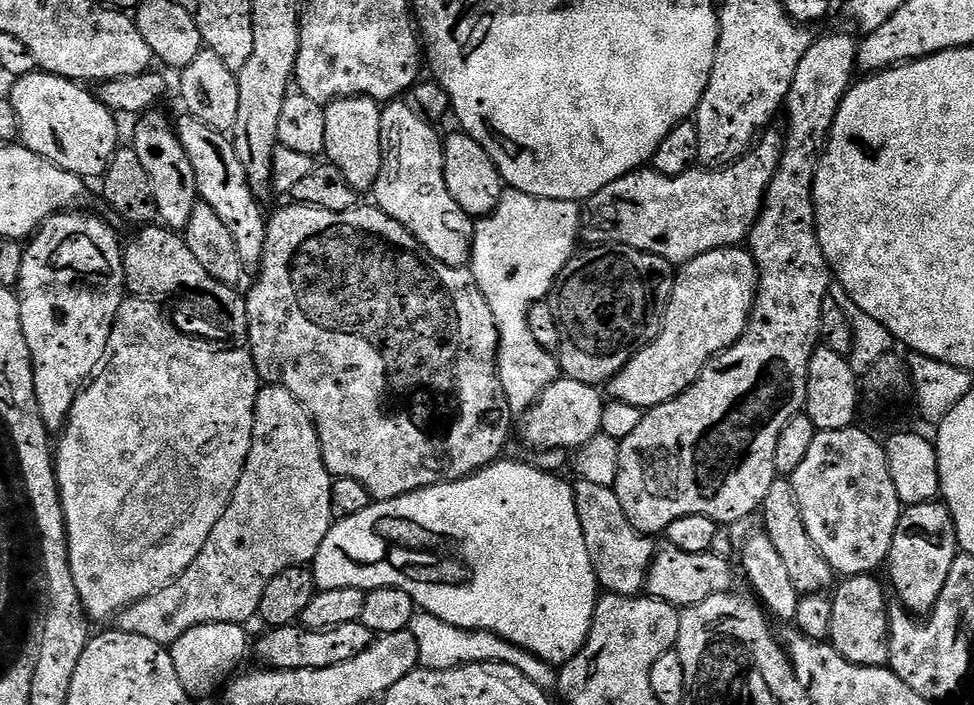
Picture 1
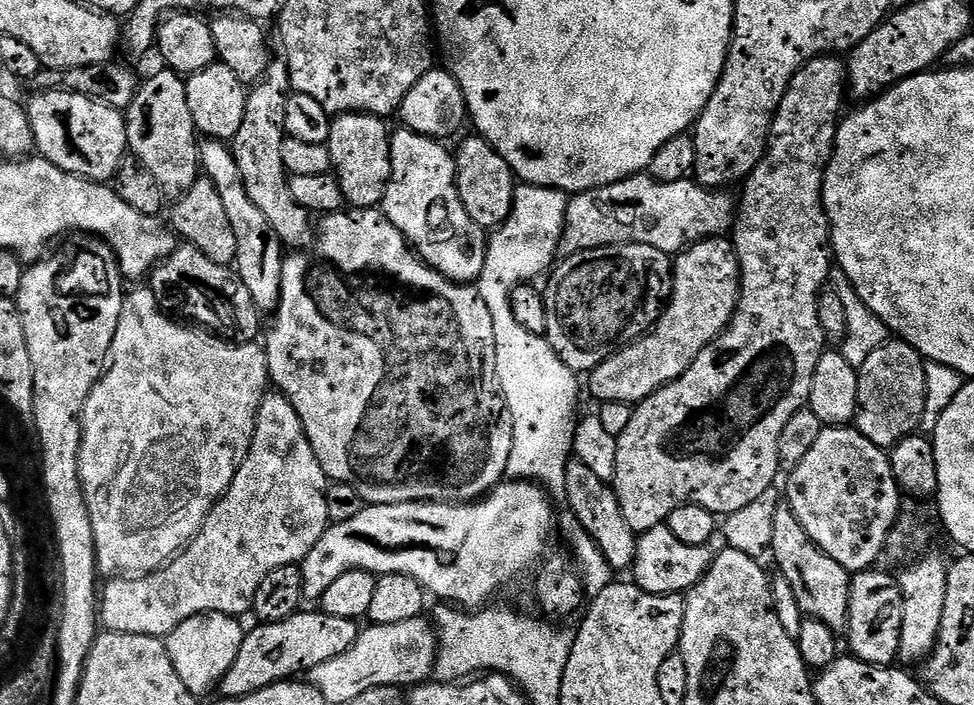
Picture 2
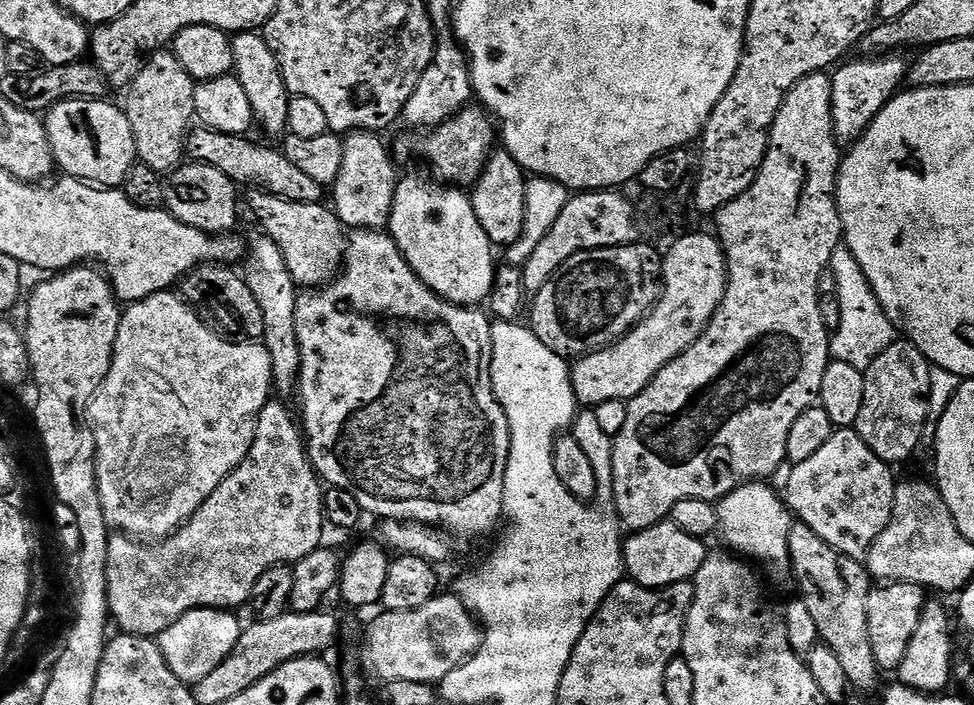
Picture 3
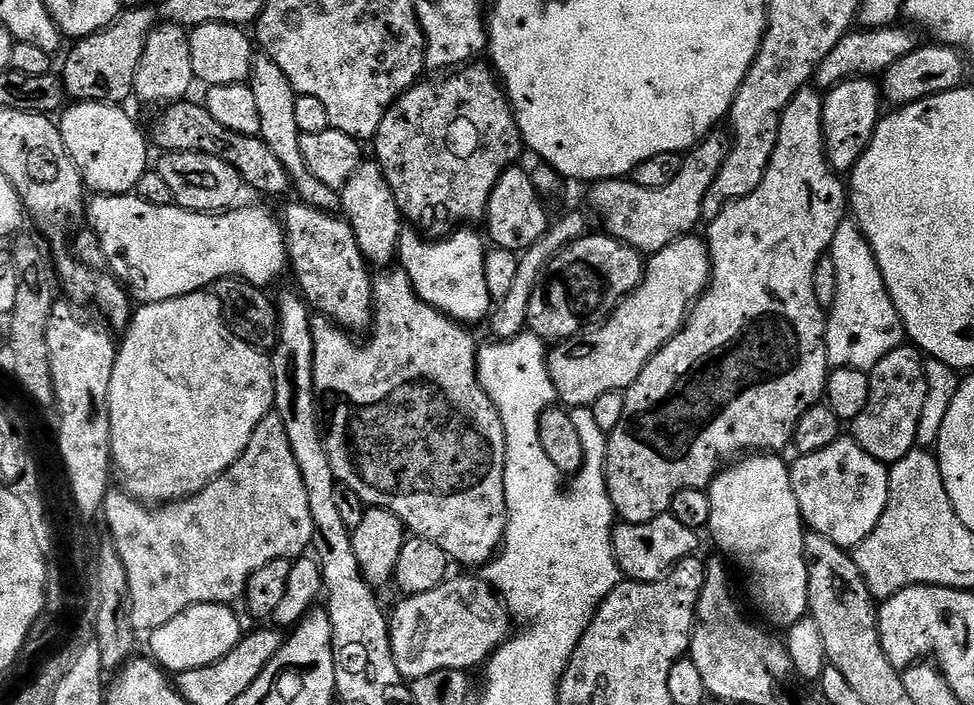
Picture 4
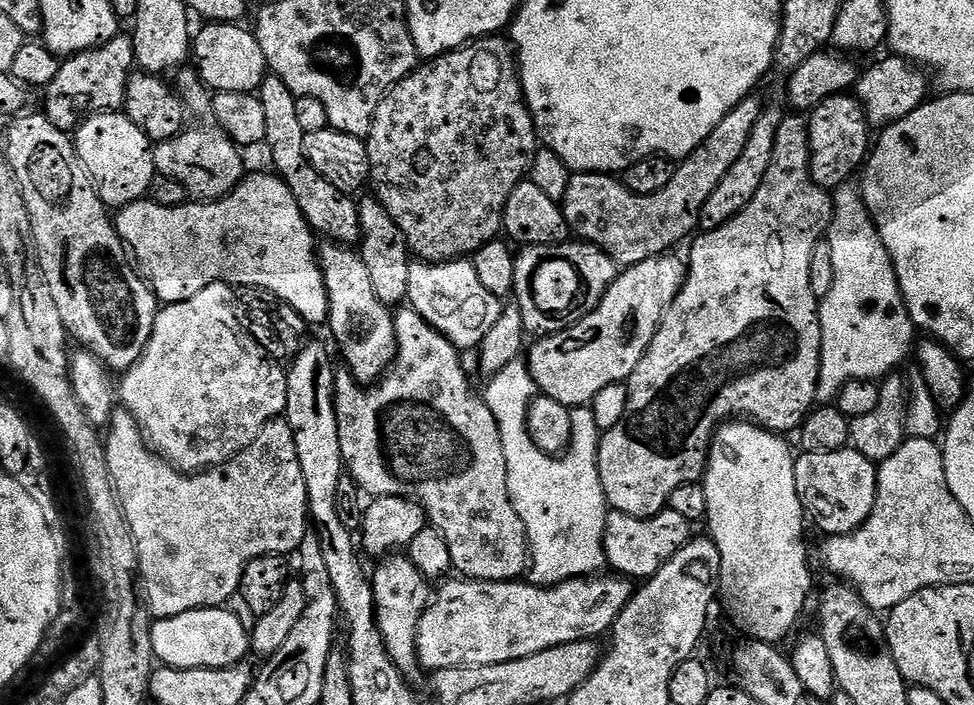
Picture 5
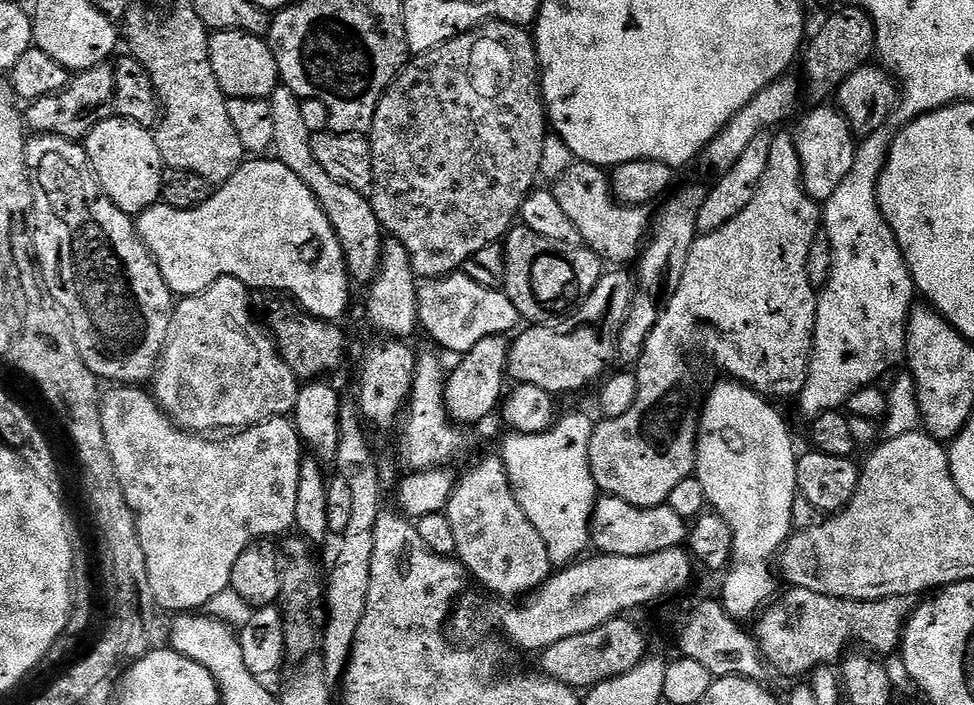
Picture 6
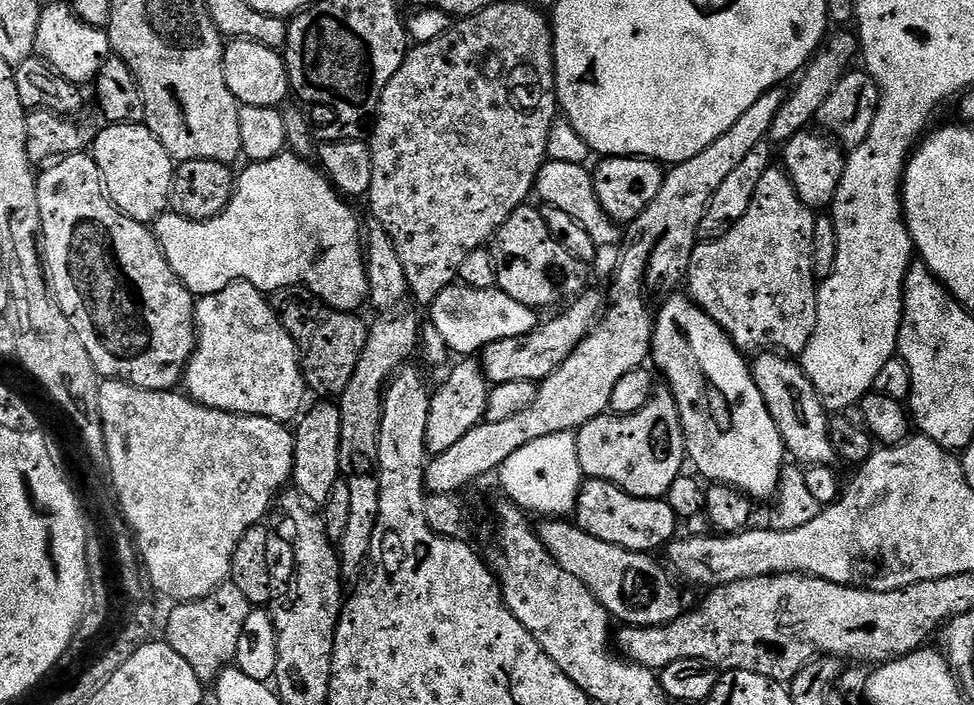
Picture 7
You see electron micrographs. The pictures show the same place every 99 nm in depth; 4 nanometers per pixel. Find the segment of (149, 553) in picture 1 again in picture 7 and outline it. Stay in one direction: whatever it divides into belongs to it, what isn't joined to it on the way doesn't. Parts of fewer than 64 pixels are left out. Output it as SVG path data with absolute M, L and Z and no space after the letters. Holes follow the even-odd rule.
M236 280L218 290L218 294L202 296L196 300L196 349L192 351L182 377L187 395L208 408L233 412L239 416L261 416L292 422L301 415L300 403L306 397L306 385L294 338L290 338L277 309L272 309L268 300L265 293L245 280Z

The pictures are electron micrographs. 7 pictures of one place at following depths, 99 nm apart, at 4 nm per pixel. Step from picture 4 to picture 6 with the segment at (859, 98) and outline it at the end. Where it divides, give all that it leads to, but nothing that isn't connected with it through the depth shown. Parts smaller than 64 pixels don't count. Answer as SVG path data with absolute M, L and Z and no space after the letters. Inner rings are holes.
M816 106L813 112L805 111L795 121L797 124L794 129L798 162L802 168L800 177L806 194L817 202L828 200L830 194L842 186L842 178L846 178L846 174L850 174L850 166L854 166L858 147L857 137L853 136L852 127L844 113L835 106L824 107L828 106Z

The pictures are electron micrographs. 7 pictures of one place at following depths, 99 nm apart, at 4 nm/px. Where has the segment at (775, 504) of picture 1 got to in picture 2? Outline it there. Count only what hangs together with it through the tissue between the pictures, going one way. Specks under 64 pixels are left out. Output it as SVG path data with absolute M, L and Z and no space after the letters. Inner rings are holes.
M787 502L780 503L777 507L777 514L774 515L770 556L776 559L776 564L780 567L779 575L791 582L798 582L803 595L808 595L808 602L806 598L807 611L815 619L826 622L826 626L833 628L837 634L843 633L848 626L853 573L838 566L838 562L834 562L834 558L830 558L830 554L823 552L813 542L810 534L806 534L802 522L798 522L794 510Z

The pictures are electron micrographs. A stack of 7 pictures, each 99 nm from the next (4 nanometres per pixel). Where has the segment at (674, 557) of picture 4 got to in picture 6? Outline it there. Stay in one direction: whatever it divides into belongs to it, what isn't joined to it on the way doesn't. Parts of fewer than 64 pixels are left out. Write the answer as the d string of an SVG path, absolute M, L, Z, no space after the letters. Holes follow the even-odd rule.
M601 495L592 508L590 544L597 553L606 556L638 558L658 554L662 550L681 547L689 536L689 521L674 514L667 503L653 508L639 508L630 506L630 502L622 502L622 498Z

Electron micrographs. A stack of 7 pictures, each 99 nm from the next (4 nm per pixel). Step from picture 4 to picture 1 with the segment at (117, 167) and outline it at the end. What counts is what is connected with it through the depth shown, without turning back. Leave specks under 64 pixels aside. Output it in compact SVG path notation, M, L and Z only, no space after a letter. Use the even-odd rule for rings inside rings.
M34 71L29 76L21 76L10 93L12 110L16 115L19 143L34 150L42 158L54 162L62 170L73 172L85 178L103 177L112 155L121 143L120 132L116 129L117 117L103 104L87 87L81 86L77 81L67 80L61 76L51 76L49 72Z

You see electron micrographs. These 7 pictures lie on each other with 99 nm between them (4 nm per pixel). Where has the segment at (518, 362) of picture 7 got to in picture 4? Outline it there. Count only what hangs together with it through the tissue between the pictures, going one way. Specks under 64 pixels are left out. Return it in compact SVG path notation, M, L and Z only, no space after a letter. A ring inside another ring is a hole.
M699 235L683 236L680 240L675 240L670 246L666 246L662 251L655 253L647 261L644 269L644 281L617 306L613 315L609 316L603 324L585 331L583 334L574 337L573 340L565 340L557 343L548 353L548 373L554 382L556 391L555 399L561 405L569 409L587 409L602 394L607 392L624 392L642 374L646 362L674 338L682 330L685 320L693 304L700 299L704 289L708 287L709 280L712 279L712 263L708 253L707 243L703 239L699 240Z

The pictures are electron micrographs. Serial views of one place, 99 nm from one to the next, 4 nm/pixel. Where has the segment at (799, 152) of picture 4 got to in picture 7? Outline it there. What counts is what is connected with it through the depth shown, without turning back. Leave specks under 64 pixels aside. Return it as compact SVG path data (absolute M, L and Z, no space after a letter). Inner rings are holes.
M773 166L762 174L754 202L750 202L750 210L742 214L738 223L725 236L697 243L692 251L686 277L687 295L720 325L741 352L759 354L765 350L783 350L788 354L799 354L806 350L818 322L818 277L812 262L816 217L817 213L798 198L794 182L790 182L783 167ZM667 386L657 387L654 395L634 414L625 416L605 414L586 422L576 432L576 445L578 446L578 466L587 479L610 482L634 498L659 500L667 497L674 478L681 476L686 468L684 427L680 421L676 399L672 397L672 391Z

